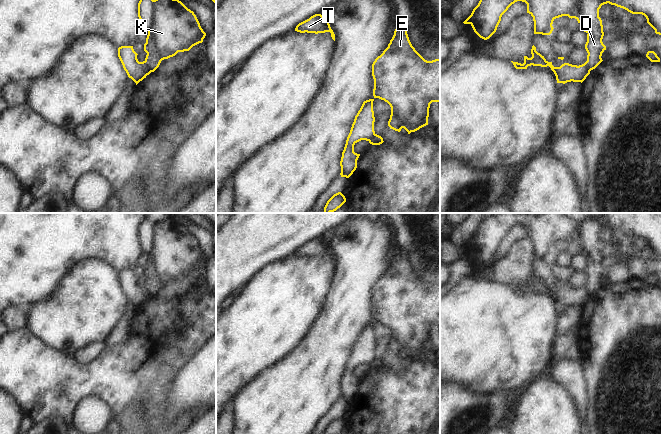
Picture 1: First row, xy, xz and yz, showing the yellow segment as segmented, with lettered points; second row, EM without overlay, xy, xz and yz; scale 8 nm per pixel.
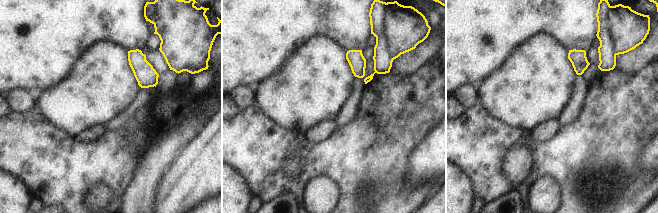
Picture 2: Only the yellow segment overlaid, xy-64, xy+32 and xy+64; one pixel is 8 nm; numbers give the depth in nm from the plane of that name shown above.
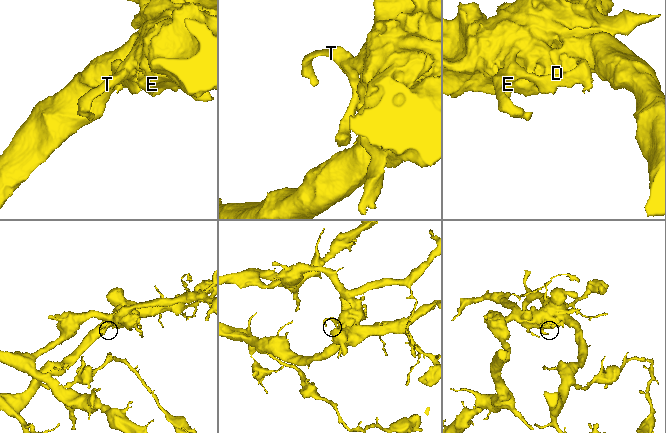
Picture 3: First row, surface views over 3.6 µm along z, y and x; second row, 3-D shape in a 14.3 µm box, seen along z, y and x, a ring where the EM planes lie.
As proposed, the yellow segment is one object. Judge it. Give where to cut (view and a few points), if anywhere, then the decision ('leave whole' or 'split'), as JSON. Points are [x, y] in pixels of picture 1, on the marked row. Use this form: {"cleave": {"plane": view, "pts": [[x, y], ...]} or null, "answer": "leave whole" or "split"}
{"cleave": {"plane": "xy", "pts": [[153, 0], [153, 22], [149, 32], [161, 60]]}, "answer": "split"}

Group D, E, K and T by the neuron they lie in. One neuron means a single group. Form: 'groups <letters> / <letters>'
groups D / E K T

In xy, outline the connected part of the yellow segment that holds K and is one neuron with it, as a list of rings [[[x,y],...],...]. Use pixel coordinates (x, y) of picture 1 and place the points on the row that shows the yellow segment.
[[[154,0],[152,34],[161,60],[189,51],[206,33],[193,11],[179,0]]]

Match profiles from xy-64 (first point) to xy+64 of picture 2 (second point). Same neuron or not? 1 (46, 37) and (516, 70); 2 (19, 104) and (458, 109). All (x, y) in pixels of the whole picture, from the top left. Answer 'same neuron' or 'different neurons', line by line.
1: different neurons
2: different neurons

